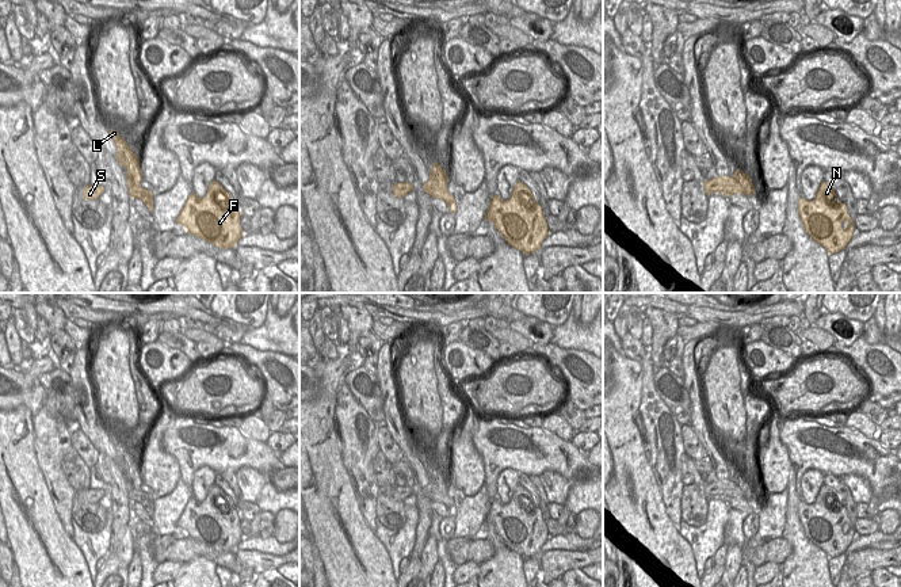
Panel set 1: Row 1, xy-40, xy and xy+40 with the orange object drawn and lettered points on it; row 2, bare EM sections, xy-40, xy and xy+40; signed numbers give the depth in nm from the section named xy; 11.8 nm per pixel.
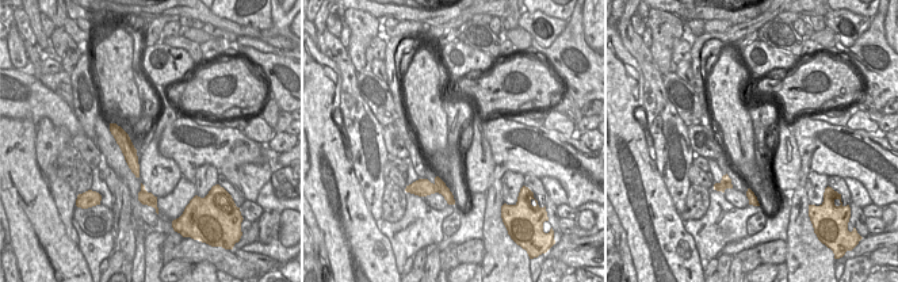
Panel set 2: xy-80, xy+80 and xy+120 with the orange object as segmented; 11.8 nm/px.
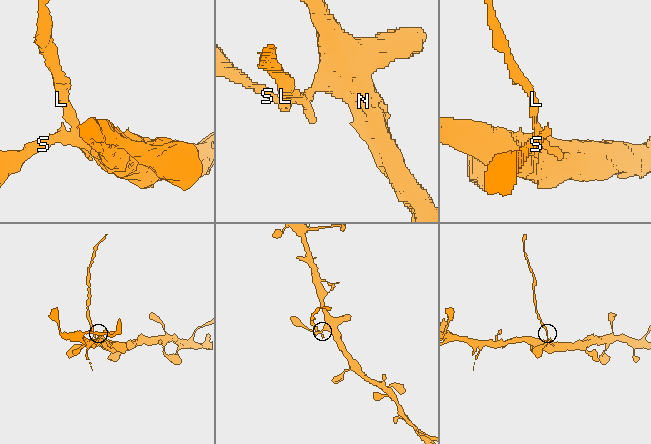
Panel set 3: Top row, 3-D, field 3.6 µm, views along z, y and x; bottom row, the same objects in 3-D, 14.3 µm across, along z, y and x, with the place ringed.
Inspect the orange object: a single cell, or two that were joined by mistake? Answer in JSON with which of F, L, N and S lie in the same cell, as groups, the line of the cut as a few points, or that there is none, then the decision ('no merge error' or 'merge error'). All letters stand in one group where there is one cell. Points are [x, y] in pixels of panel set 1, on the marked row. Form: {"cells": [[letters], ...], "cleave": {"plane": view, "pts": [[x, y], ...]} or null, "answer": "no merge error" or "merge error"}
{"cells": [["F", "N", "S"], ["L"]], "cleave": {"plane": "xy+40", "pts": [[732, 176], [741, 185], [752, 187]]}, "answer": "merge error"}

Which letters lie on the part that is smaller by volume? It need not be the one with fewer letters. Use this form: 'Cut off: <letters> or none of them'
Cut off: L

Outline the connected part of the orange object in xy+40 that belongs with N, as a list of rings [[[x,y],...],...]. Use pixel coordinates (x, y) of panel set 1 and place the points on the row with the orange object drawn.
[[[821,182],[816,198],[798,201],[798,213],[805,232],[829,255],[845,249],[855,230],[847,205],[839,201],[835,188],[828,182]]]

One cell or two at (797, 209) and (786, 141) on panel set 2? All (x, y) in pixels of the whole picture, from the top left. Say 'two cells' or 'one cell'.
two cells

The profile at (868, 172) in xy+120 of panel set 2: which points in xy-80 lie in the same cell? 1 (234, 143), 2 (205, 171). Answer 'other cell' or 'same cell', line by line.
1: same cell
2: other cell

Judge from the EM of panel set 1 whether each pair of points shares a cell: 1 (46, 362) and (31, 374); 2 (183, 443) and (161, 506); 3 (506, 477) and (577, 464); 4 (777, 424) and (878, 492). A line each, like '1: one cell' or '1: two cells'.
1: one cell
2: two cells
3: two cells
4: two cells

